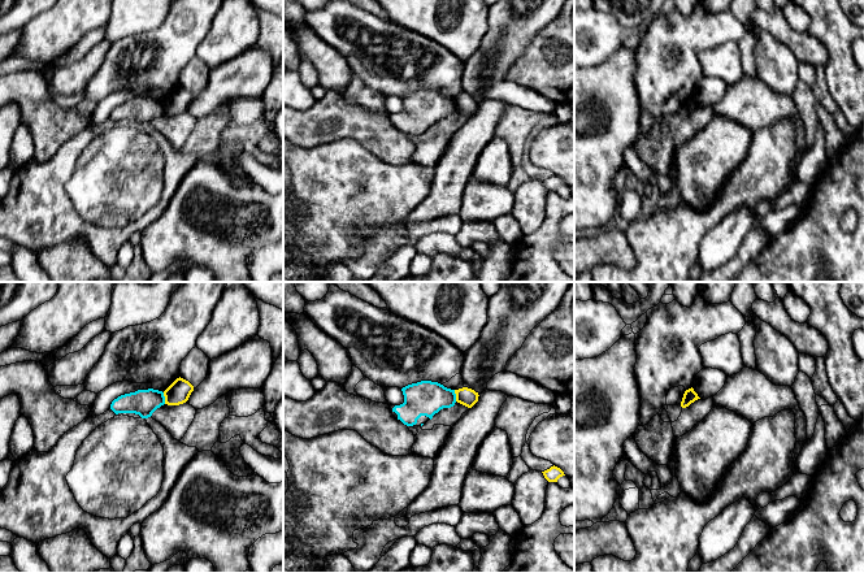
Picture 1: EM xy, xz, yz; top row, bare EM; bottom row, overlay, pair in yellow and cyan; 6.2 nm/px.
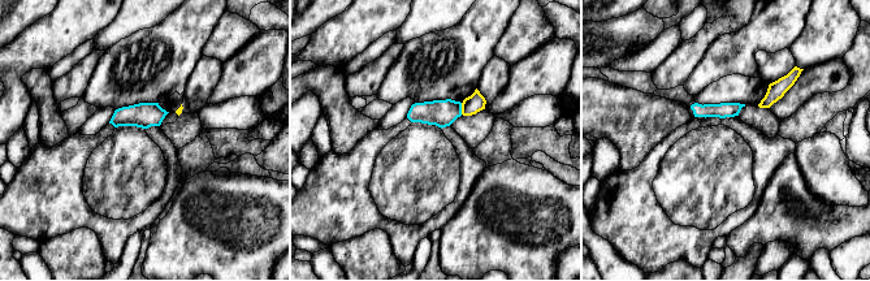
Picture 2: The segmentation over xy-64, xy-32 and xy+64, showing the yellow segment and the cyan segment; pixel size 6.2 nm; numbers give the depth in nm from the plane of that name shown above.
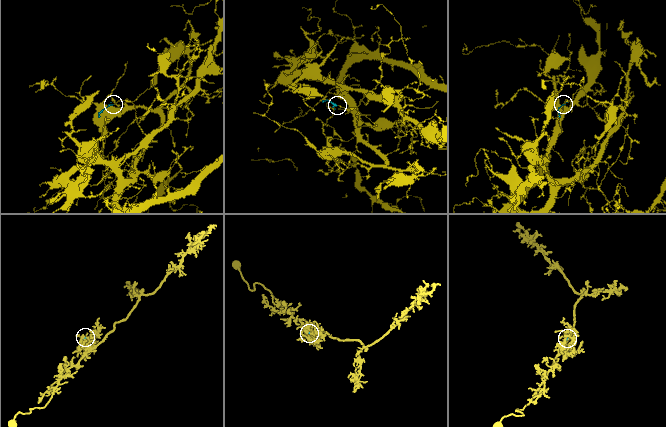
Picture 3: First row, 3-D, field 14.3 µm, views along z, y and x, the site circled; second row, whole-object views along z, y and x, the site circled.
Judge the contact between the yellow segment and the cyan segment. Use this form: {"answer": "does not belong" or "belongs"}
{"answer": "does not belong"}

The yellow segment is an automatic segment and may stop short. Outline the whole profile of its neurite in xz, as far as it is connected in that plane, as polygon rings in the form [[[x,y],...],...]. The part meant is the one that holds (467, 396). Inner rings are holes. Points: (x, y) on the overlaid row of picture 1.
[[[468,387],[455,390],[455,394],[456,394],[456,401],[468,408],[472,408],[478,401],[479,396],[478,392]]]

